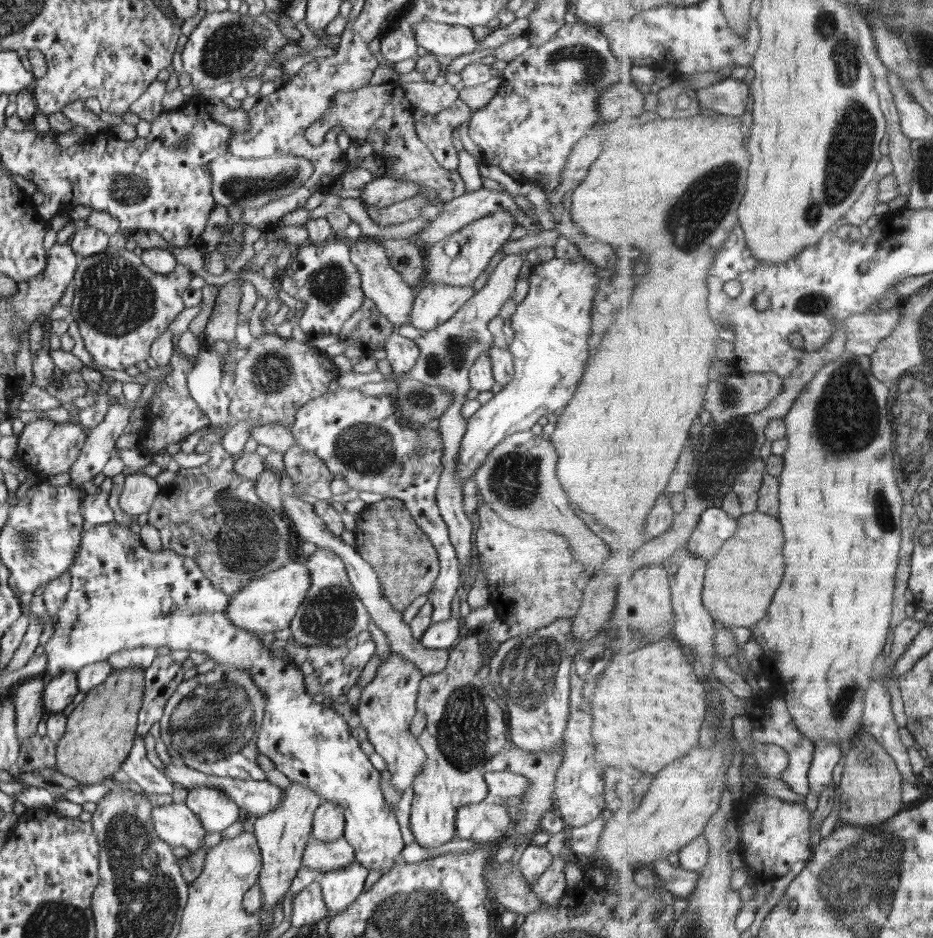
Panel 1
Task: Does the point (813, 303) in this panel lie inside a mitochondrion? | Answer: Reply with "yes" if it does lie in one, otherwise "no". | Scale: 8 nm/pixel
yes

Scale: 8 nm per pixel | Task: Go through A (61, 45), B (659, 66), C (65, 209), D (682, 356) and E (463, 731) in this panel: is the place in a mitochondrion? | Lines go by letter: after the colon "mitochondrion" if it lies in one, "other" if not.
A: other
B: other
C: other
D: other
E: mitochondrion

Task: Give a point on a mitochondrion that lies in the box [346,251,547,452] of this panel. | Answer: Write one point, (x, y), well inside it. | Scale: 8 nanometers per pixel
(452, 356)

